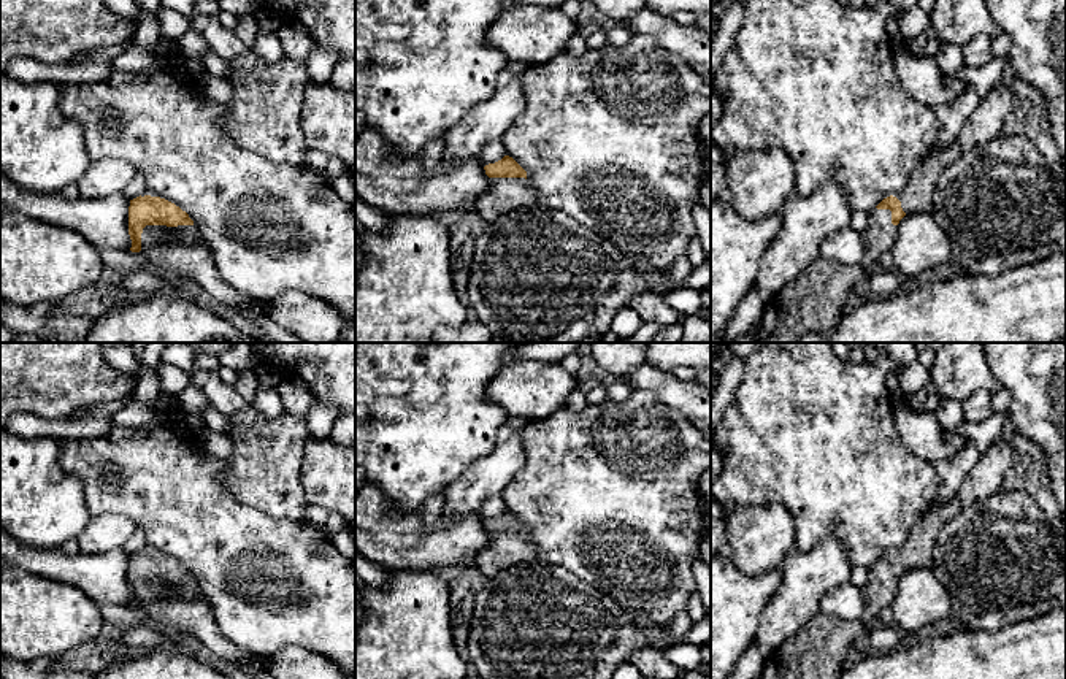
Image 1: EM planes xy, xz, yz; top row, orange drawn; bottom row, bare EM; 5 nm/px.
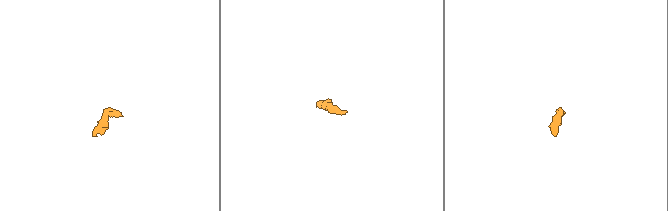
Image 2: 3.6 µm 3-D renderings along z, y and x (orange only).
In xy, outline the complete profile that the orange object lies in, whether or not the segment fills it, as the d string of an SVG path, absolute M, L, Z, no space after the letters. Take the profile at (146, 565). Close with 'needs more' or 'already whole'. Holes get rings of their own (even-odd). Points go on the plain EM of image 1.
M151 544L130 555L128 590L132 608L146 606L163 592L174 592L186 598L201 595L189 570Z; needs more

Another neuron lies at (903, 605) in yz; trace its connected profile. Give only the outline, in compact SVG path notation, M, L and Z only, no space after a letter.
M930 568L904 571L892 603L895 627L903 635L920 635L950 617L953 603Z

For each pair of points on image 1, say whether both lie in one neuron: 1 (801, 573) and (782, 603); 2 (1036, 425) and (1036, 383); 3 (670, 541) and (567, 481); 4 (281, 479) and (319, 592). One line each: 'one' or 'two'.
1: one
2: one
3: one
4: two

